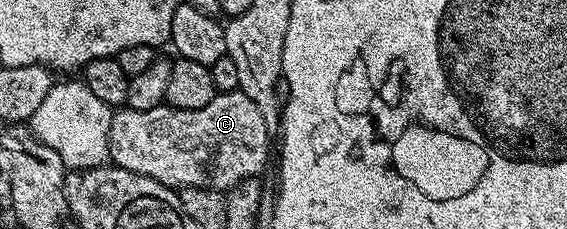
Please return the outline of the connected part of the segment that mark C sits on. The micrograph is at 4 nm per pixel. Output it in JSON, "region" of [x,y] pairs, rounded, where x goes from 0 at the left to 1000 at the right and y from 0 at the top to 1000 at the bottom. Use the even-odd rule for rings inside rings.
{"region":[[[422,389],[386,402],[377,424],[377,441],[370,441],[370,459],[356,459],[356,476],[314,476],[295,459],[284,459],[272,476],[236,476],[220,459],[198,485],[198,524],[190,550],[190,690],[203,725],[226,738],[231,755],[254,760],[257,773],[270,777],[272,790],[284,795],[289,812],[309,825],[362,817],[363,825],[400,838],[402,821],[416,808],[420,790],[464,769],[462,755],[473,729],[473,686],[478,668],[481,681],[483,607],[469,563],[469,528],[462,528],[462,493],[455,493],[455,459],[448,459],[448,441],[441,441],[441,424],[434,424]]]}

